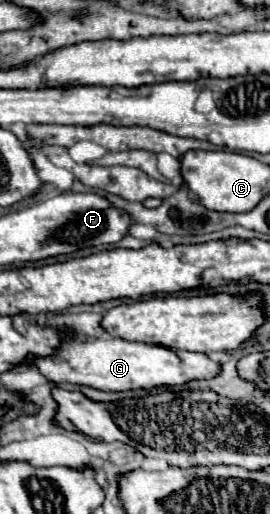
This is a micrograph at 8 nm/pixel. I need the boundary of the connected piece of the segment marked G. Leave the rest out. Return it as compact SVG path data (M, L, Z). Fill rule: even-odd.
M73 339L63 341L53 357L41 357L35 361L41 375L53 383L87 385L99 391L137 391L157 387L177 387L193 379L213 379L221 371L221 363L209 359L205 353L173 351L161 345L129 343L125 339Z

